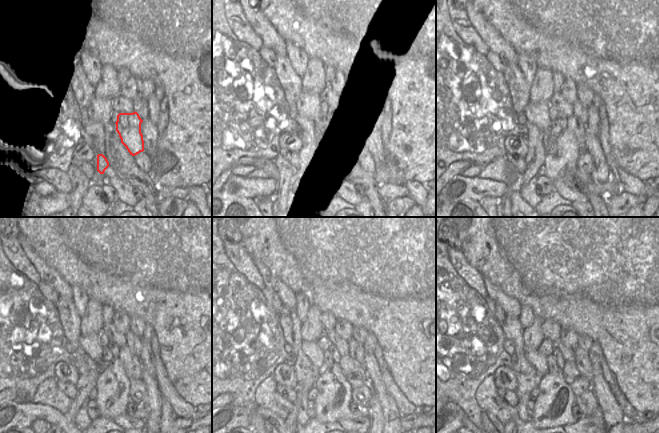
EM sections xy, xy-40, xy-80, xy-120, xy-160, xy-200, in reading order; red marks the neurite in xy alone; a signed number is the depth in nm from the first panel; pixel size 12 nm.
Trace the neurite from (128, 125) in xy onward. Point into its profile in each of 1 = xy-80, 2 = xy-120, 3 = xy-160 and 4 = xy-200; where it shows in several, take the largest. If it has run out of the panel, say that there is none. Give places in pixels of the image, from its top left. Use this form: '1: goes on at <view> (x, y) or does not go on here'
1: goes on at xy-80 (560, 166)
2: goes on at xy-120 (112, 385)
3: goes on at xy-160 (334, 393)
4: goes on at xy-200 (553, 407)

